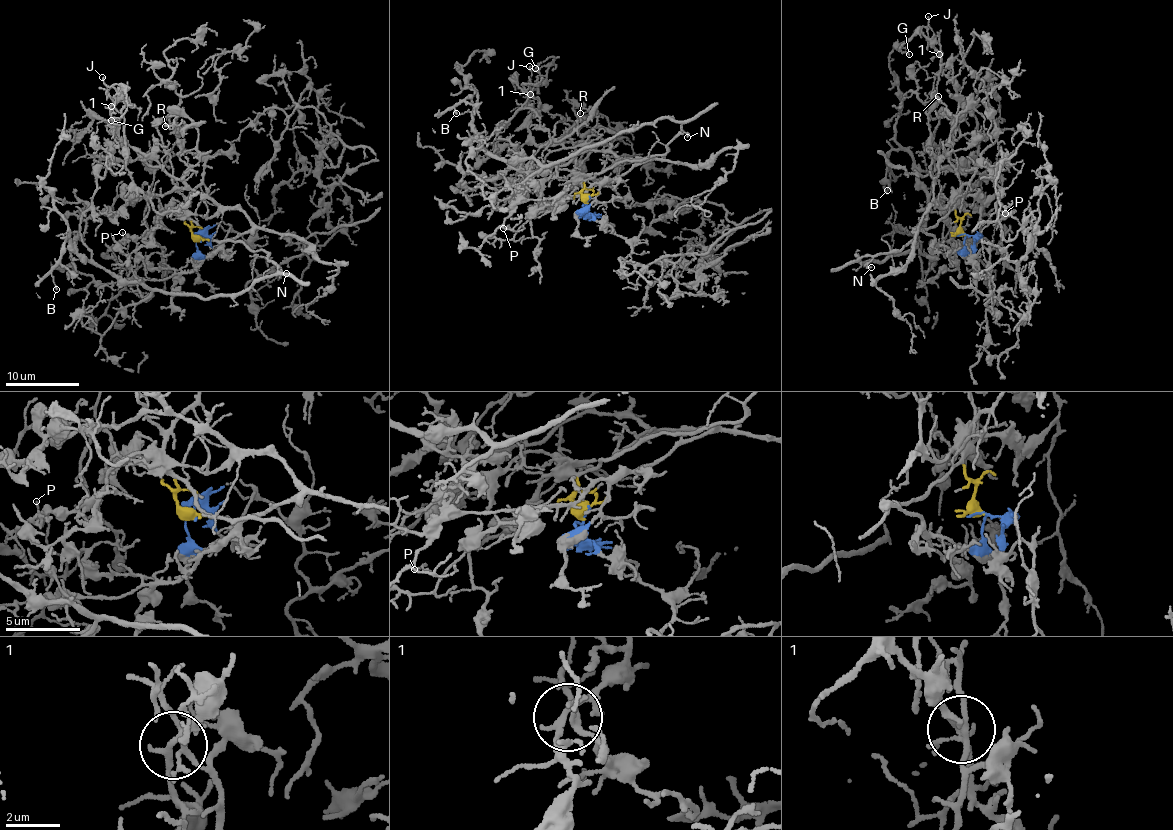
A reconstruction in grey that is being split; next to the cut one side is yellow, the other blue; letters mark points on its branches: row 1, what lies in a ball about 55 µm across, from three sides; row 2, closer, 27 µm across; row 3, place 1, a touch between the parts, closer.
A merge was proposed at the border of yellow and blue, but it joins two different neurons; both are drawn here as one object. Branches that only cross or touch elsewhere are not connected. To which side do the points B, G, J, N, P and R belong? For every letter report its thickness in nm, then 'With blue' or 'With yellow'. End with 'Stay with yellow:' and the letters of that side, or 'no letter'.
B: Thickness 150 nm. With yellow
G: Thickness 120 nm. With blue
J: Thickness 150 nm. With yellow
N: Thickness 140 nm. With yellow
P: Thickness 120 nm. With blue
R: Thickness 130 nm. With blue
Stay with yellow: B, J, N

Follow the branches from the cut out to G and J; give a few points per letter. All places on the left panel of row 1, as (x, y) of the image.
G: (201, 238), (205, 256), (251, 224), (119, 139), (110, 108), (123, 89), (127, 109), (112, 120)
J: (200, 239), (193, 221), (278, 270), (206, 298), (93, 259), (81, 213), (124, 163), (102, 77)

